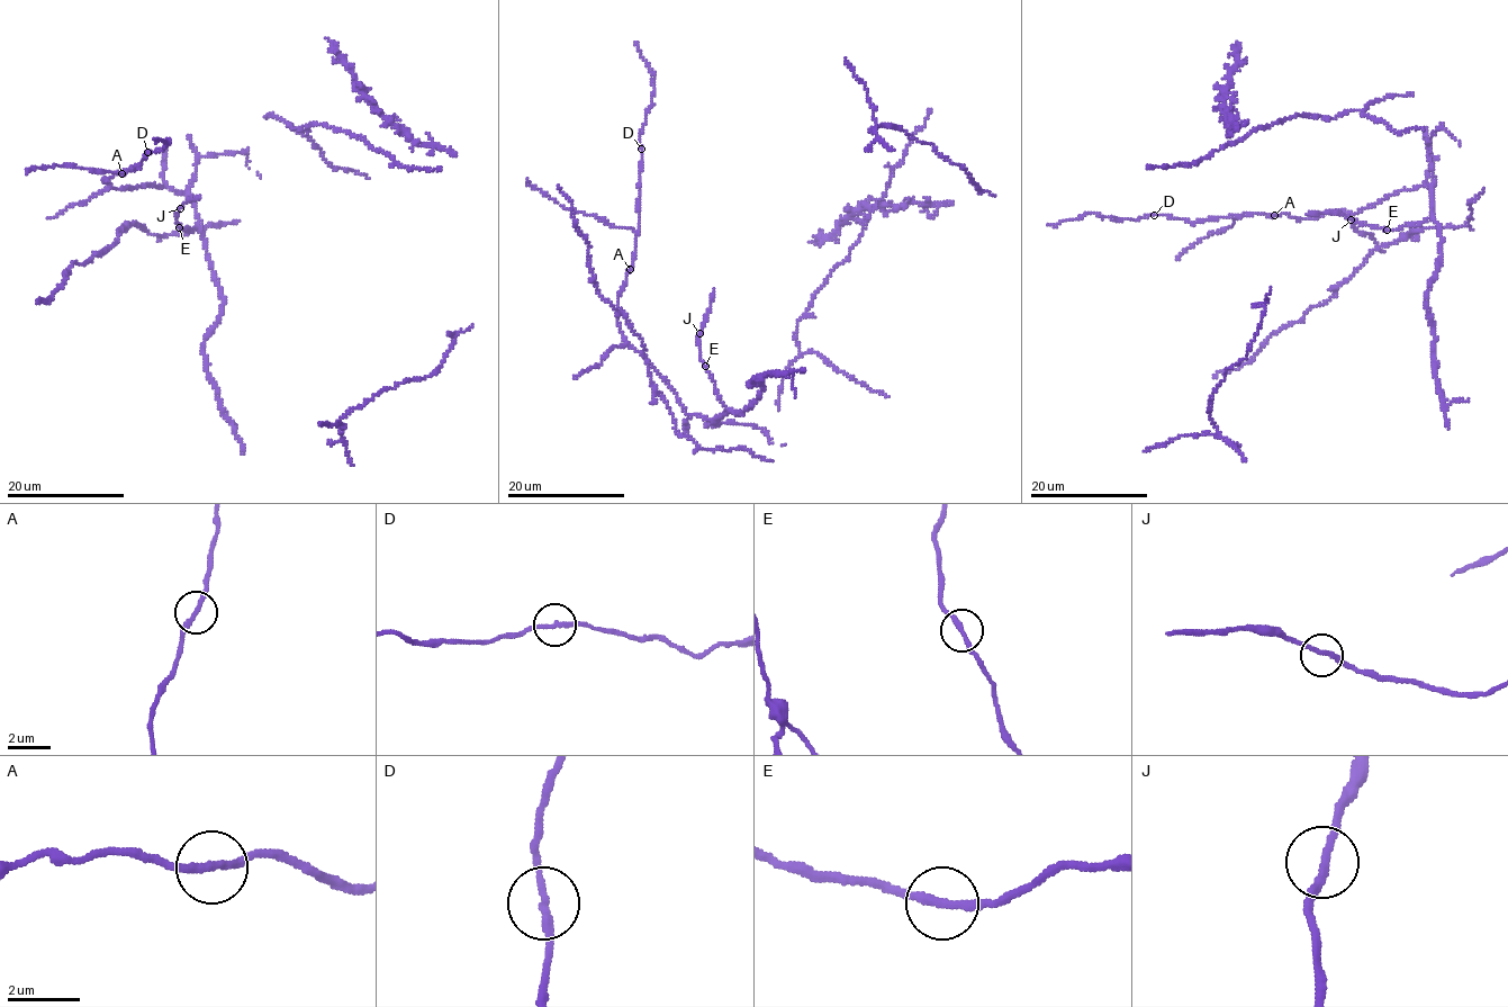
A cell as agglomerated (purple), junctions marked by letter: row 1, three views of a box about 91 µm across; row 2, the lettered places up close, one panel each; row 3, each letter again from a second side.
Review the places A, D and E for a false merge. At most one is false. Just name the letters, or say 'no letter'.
no letter

